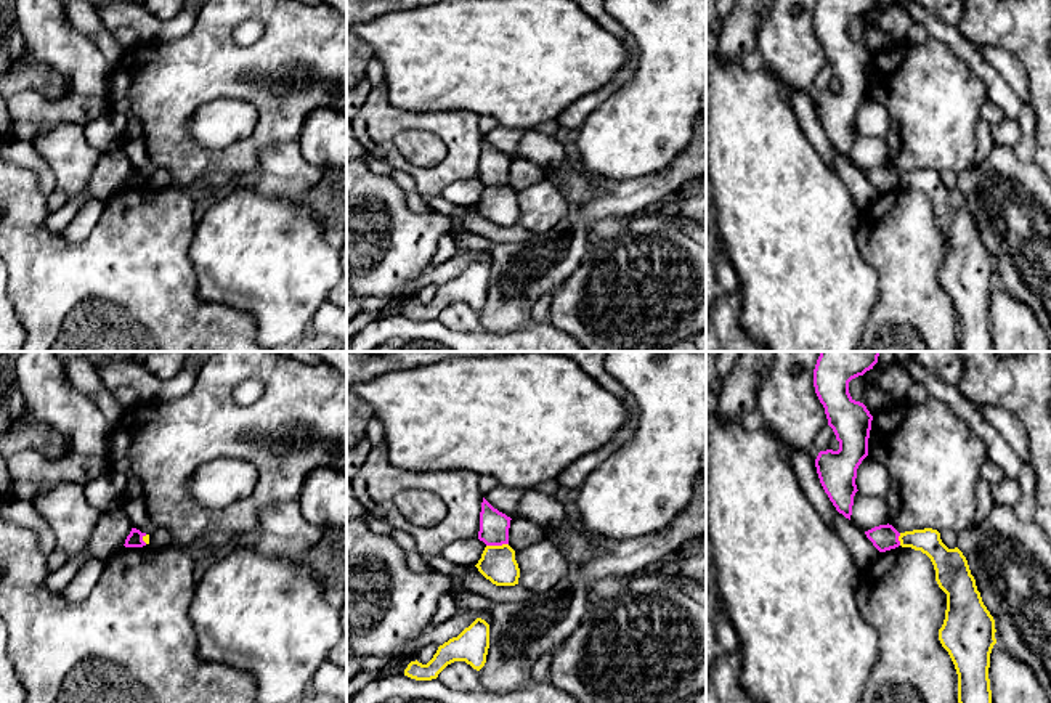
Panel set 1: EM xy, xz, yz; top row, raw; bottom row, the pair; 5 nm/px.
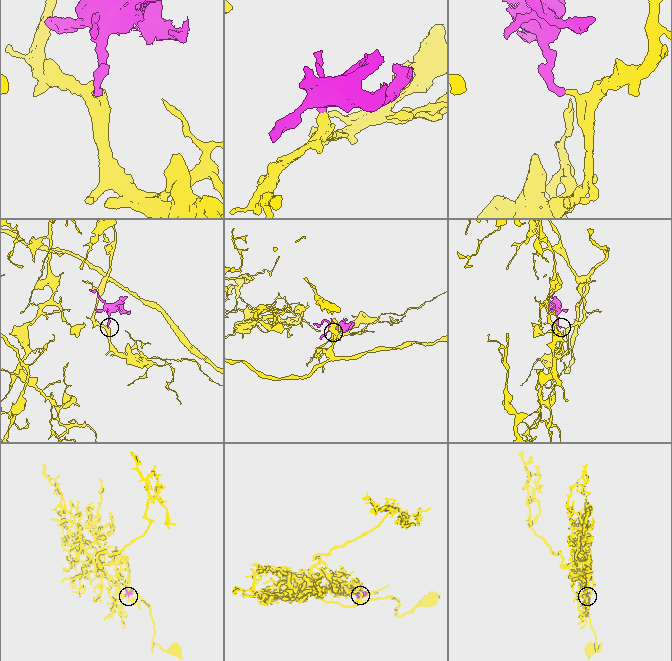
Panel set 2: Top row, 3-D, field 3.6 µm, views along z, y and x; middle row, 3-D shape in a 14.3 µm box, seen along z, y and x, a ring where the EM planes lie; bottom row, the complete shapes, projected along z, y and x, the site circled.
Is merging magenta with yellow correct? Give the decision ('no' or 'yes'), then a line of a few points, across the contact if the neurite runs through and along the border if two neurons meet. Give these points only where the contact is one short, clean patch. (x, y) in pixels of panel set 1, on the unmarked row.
no

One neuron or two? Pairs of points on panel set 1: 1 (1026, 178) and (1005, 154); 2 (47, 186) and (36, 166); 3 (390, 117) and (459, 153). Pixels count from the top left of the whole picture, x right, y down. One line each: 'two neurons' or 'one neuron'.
1: one neuron
2: one neuron
3: one neuron

